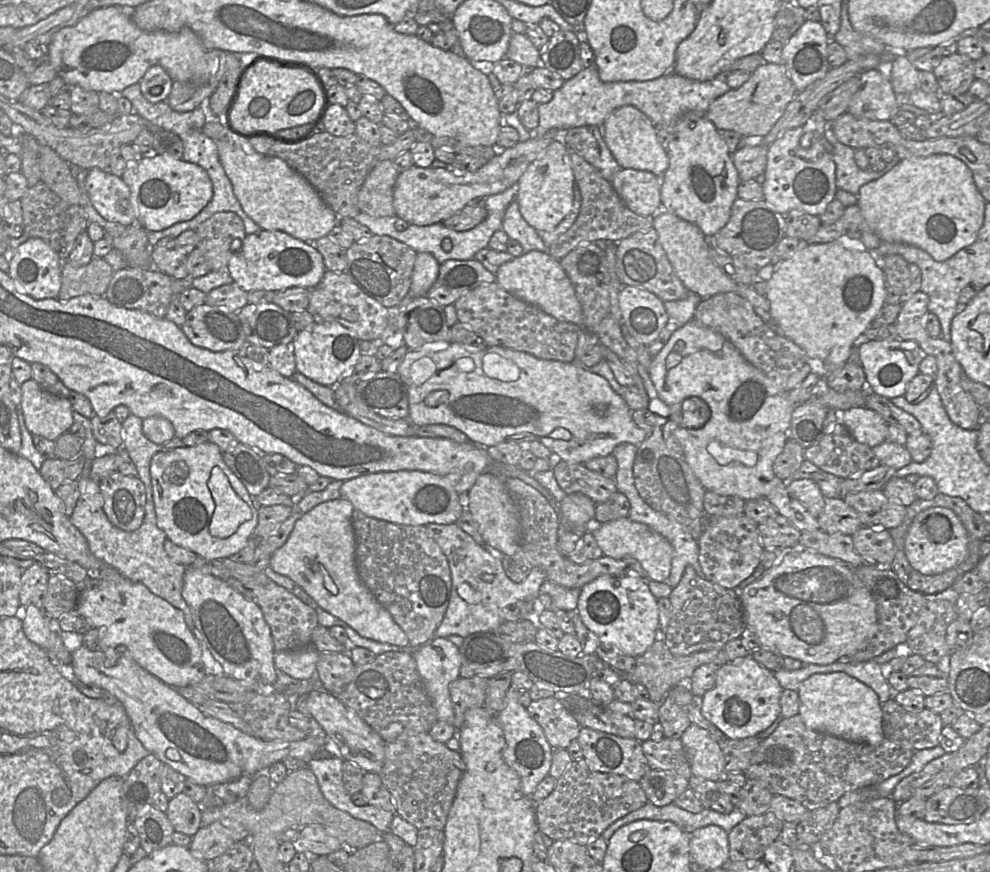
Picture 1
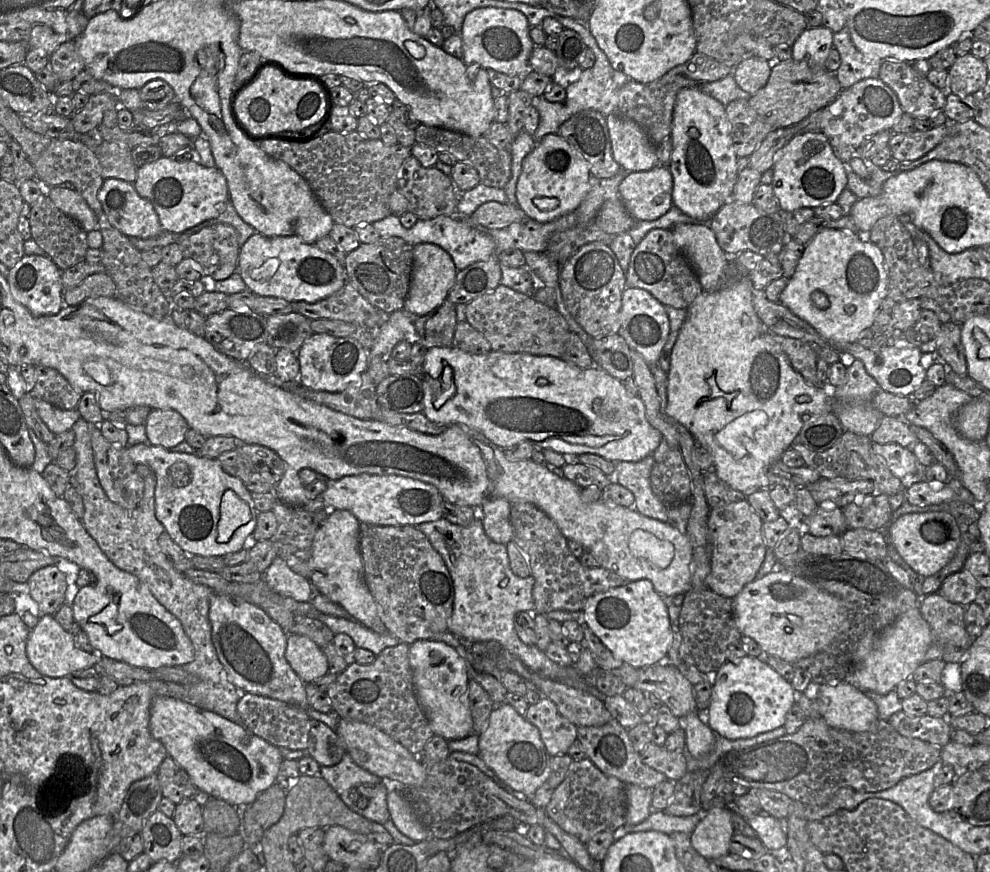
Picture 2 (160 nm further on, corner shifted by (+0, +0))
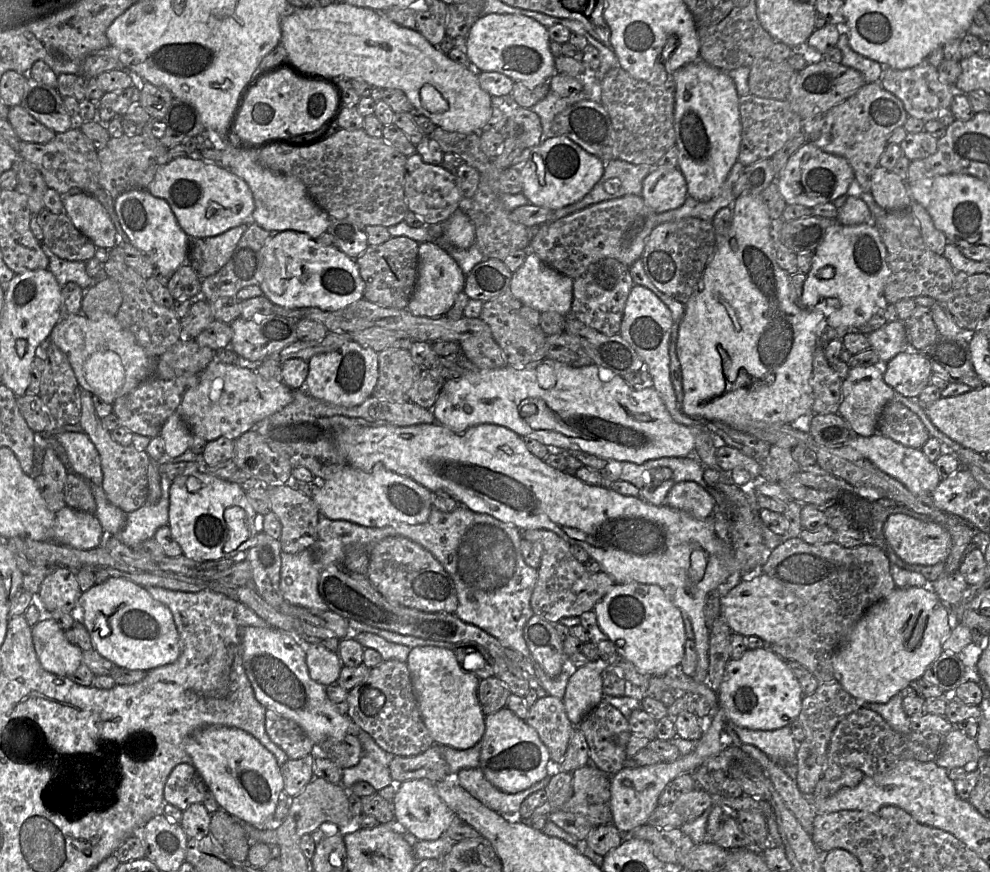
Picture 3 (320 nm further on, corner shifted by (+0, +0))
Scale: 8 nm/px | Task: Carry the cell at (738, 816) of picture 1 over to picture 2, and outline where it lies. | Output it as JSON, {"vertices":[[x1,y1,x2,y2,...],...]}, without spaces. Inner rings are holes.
{"vertices":[[700,810,697,814,682,817,669,815,665,811,653,811,646,820,637,825,625,824,619,827,613,832,613,838,617,841,629,833,642,831,658,831,668,835,683,832,690,835,706,813]]}

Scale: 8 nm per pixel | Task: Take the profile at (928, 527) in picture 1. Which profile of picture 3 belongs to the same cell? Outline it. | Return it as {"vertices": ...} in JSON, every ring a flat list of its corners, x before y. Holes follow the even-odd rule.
{"vertices":[[895,514,887,519,884,533,893,551,908,564,933,566,950,554,950,534,938,523]]}

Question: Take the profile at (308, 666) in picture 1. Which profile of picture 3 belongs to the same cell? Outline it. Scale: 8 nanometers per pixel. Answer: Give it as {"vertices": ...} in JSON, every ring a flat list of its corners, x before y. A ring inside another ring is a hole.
{"vertices":[[322,645,305,646,306,664,312,680,327,686,336,683,343,663,337,652,332,652]]}

